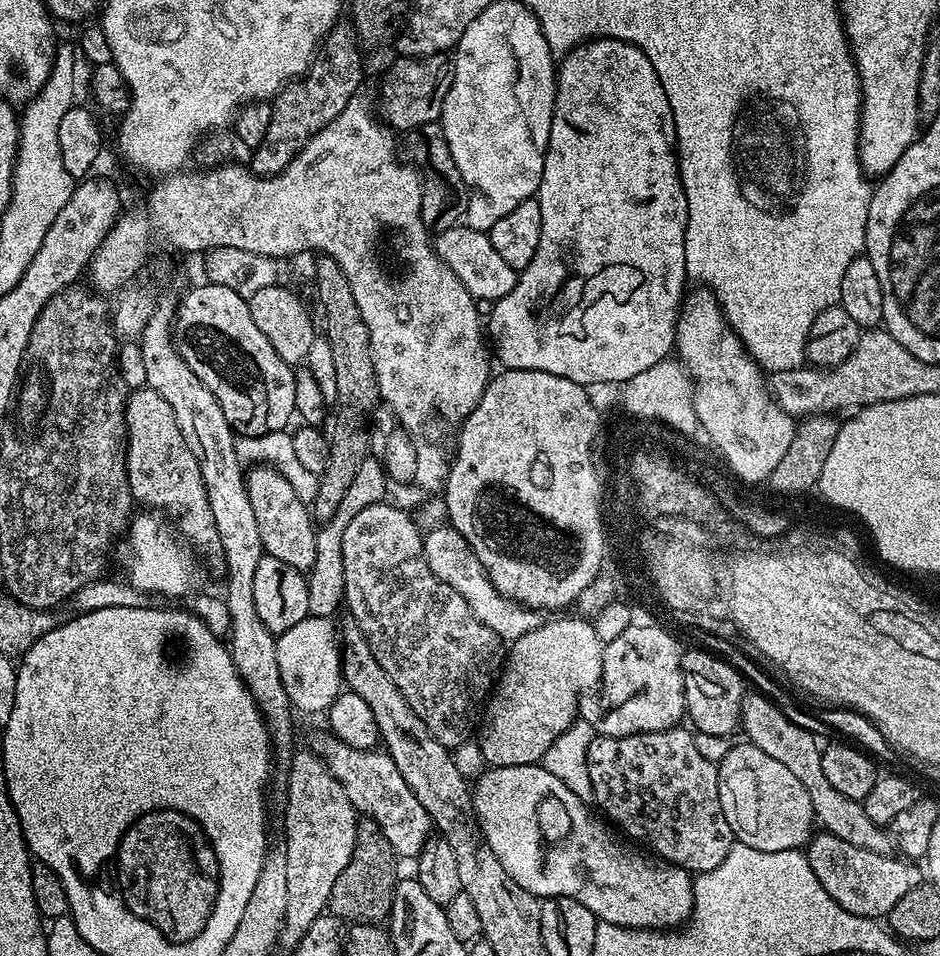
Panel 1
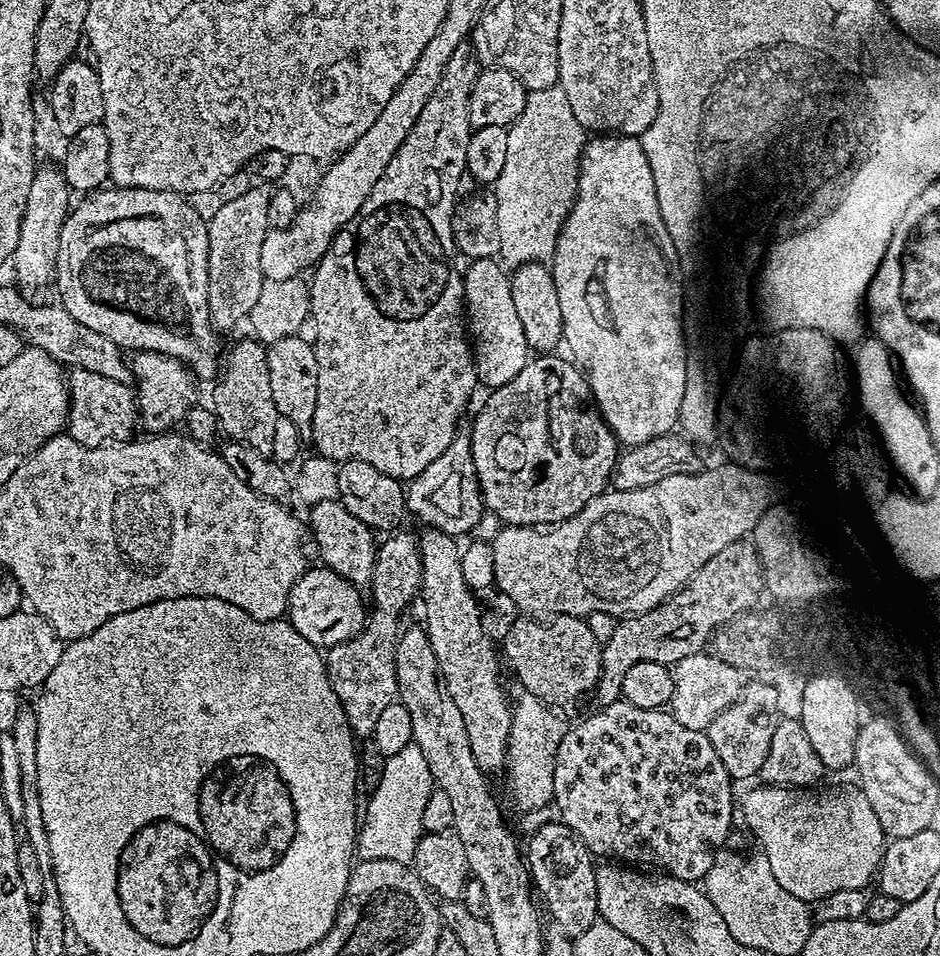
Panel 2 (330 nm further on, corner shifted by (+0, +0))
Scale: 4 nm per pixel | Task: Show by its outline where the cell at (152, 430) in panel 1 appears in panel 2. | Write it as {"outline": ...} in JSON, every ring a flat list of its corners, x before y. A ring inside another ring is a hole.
{"outline":[[71,369,66,376,68,389,67,435,87,448,107,444,125,444,133,439,138,428,138,409,133,389,122,382,113,382,102,374,90,370]]}

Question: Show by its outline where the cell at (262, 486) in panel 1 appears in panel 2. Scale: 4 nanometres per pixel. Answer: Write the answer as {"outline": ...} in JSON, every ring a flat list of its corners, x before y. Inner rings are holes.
{"outline":[[255,338,247,339,238,341,229,350,228,357,227,352,223,357,222,371,211,385,210,409,216,416,219,431,224,431,229,441,264,446,274,438,274,426,280,415,274,406,274,393,270,390,267,347]]}

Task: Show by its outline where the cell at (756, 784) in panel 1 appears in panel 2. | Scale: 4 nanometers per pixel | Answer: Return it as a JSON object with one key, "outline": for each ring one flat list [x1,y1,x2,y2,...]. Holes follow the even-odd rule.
{"outline":[[759,786,752,788,744,796,744,820,748,823,750,831,756,835,756,840,760,843,759,851,770,862,770,870,774,870,774,878,778,878,778,883,782,885,782,890,790,890,794,898,805,902,815,902,834,894,838,890,854,890,855,888,868,888,873,883,874,877,880,871,880,860,884,857,886,847,886,837,878,818,874,818,874,810,870,802,866,802,863,792,859,787,852,788,828,788,825,792,820,790,805,790,802,788,774,788,771,786]]}

